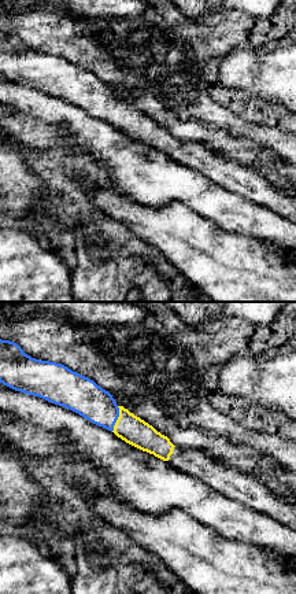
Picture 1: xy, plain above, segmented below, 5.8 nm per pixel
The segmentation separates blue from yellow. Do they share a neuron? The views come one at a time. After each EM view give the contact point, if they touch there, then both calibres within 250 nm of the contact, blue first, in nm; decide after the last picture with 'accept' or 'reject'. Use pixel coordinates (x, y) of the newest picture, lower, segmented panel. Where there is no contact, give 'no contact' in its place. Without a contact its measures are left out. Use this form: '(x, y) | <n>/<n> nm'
(117, 419) | 220/160 nm

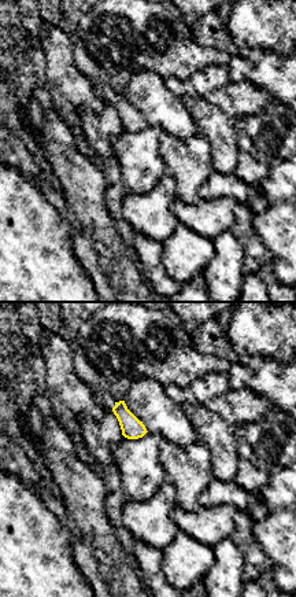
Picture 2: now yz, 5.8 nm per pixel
no contact

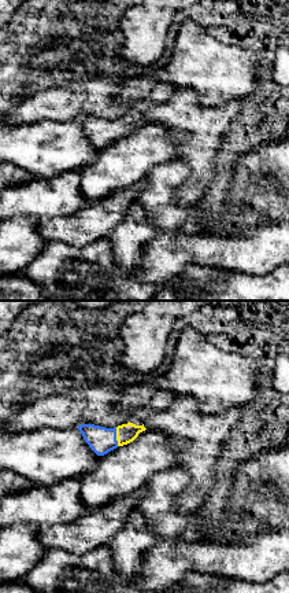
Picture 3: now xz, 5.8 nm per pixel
(115, 437) | 160/110 nm

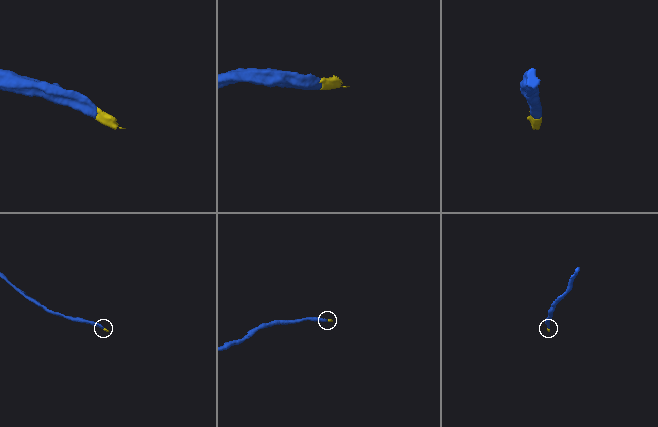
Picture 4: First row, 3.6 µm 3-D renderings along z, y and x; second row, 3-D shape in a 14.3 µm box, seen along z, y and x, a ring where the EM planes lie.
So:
accept

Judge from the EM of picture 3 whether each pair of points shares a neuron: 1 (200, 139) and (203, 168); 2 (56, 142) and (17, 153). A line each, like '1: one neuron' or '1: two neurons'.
1: one neuron
2: one neuron

